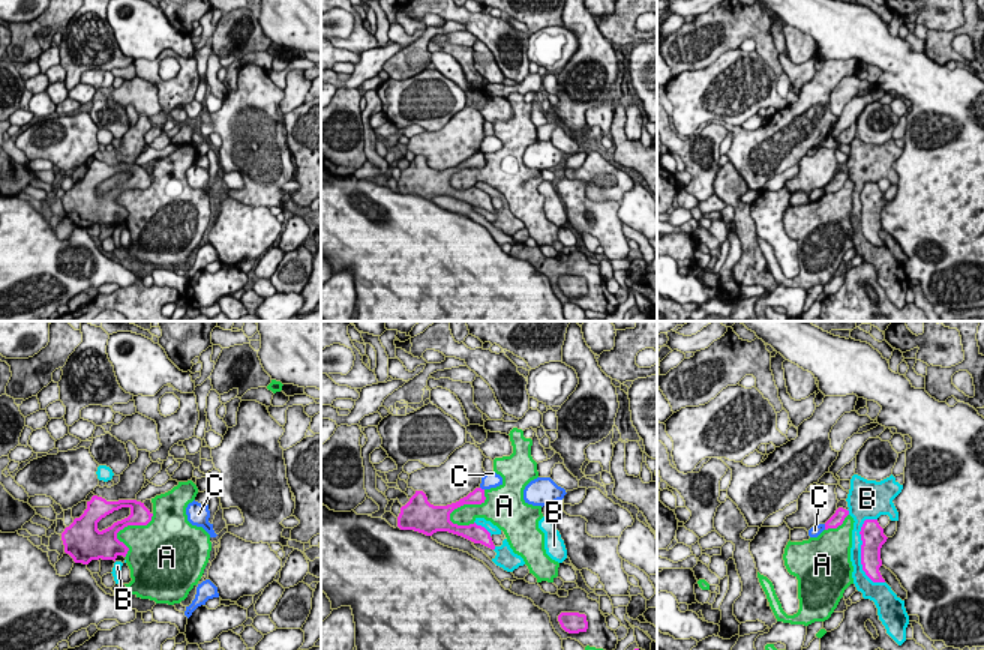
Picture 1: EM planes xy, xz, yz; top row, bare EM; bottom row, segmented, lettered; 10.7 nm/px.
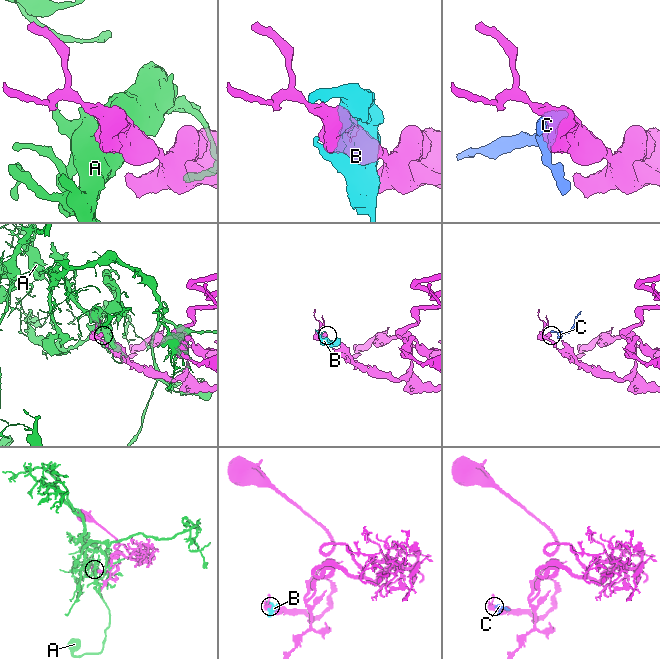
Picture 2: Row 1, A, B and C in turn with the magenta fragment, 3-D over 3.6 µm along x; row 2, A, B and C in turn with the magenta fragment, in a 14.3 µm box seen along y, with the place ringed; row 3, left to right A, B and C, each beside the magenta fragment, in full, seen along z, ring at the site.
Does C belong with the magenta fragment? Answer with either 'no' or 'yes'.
no

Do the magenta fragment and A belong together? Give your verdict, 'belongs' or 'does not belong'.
does not belong

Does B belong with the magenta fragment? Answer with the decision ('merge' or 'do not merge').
do not merge

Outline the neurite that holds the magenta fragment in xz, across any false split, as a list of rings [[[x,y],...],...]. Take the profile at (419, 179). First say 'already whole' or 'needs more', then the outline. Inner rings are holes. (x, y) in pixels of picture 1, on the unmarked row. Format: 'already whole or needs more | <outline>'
already whole | [[[476,152],[466,161],[447,170],[434,170],[428,165],[423,155],[416,155],[410,165],[400,171],[398,180],[398,191],[400,194],[414,194],[426,200],[432,200],[436,195],[448,195],[462,200],[474,207],[482,207],[490,213],[495,213],[490,197],[474,188],[458,189],[450,185],[450,177],[464,168],[482,168],[484,167],[484,153]]]

